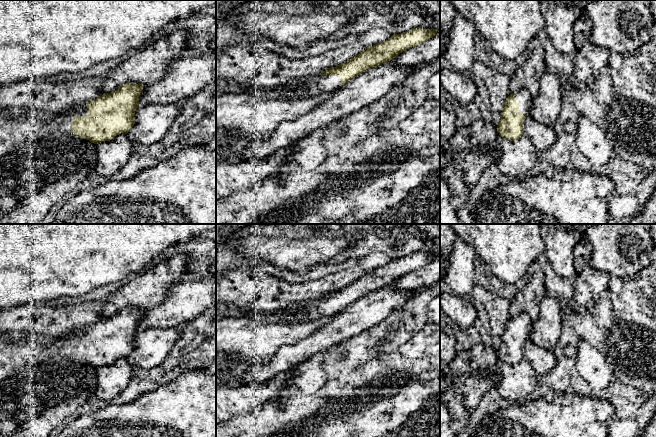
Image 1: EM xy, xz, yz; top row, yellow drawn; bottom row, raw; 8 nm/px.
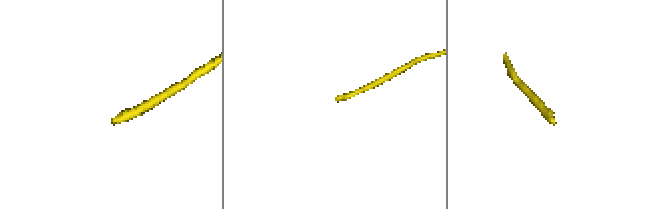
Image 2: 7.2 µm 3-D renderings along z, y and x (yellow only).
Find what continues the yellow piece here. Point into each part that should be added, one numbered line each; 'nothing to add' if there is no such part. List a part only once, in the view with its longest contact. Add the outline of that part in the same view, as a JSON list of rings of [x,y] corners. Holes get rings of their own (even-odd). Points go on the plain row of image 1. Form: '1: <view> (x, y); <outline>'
1: xy (16, 356); [[[78,329],[68,336],[54,339],[51,344],[44,344],[42,337],[32,334],[18,340],[7,340],[5,335],[0,336],[0,381],[38,365],[59,362],[85,364],[73,358],[72,347],[74,340],[86,339],[86,329]]]

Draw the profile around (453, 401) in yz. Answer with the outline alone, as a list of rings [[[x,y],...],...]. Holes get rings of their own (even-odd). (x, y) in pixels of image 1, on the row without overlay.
[[[445,389],[440,394],[440,400],[451,417],[451,428],[456,433],[465,431],[470,412],[469,409],[464,406],[463,397],[453,389]]]

